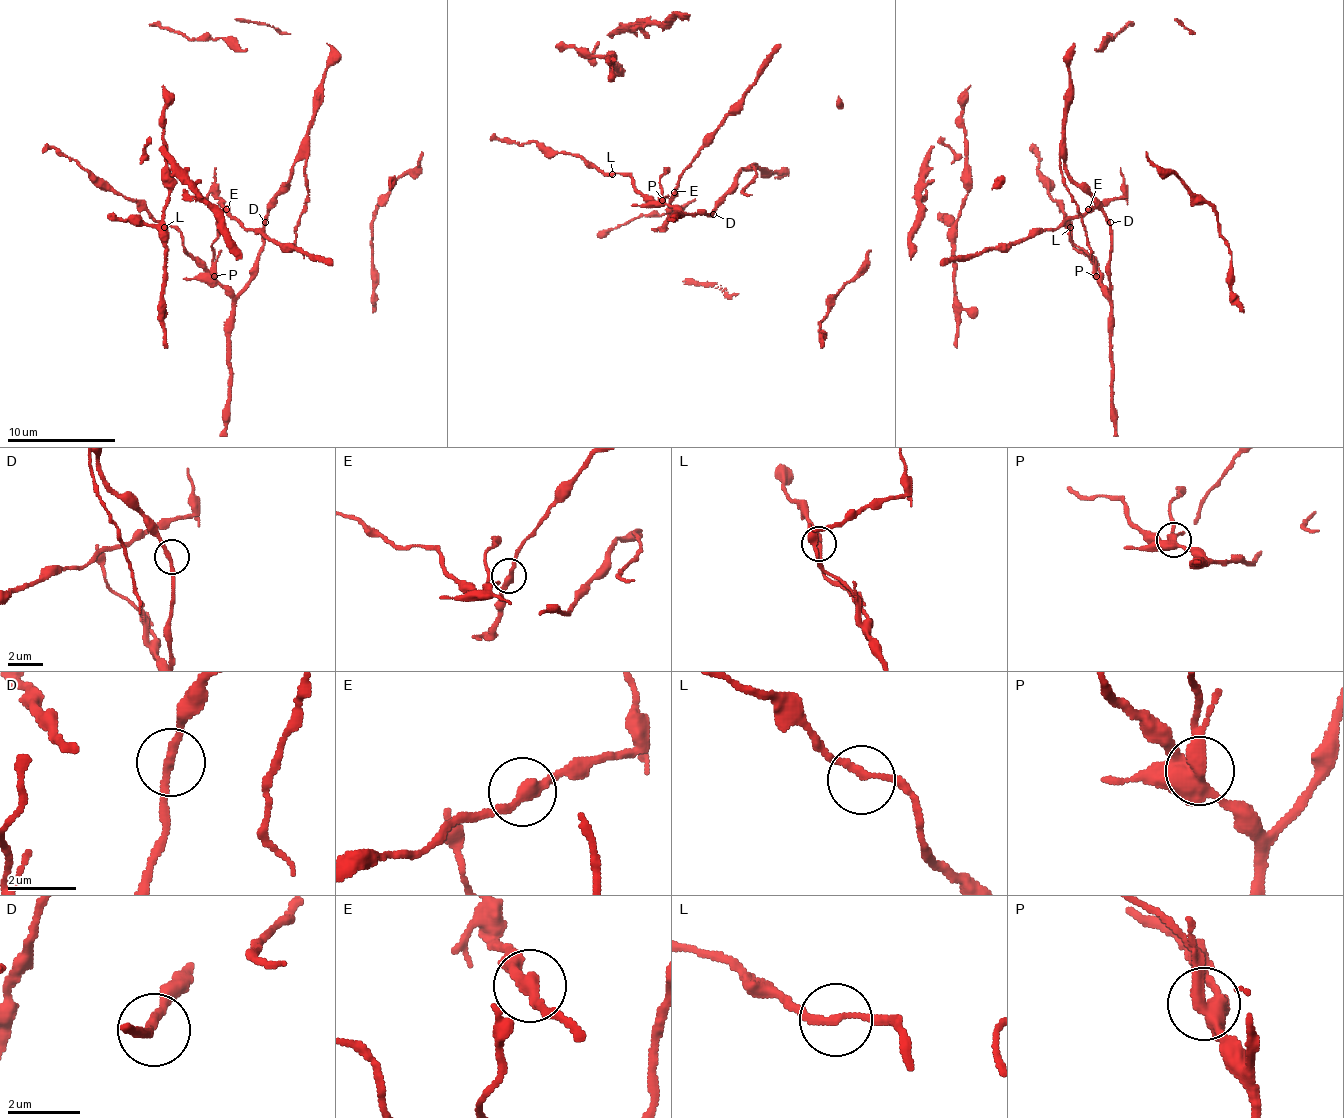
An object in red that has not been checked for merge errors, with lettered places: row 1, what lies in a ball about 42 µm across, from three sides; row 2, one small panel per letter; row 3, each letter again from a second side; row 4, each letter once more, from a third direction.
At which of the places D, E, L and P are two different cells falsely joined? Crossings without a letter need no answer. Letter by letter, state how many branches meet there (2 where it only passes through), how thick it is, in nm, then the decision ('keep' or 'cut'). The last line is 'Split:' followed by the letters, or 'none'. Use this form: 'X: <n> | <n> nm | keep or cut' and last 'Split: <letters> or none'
D: 2 | 220 nm | keep
E: 2 | 320 nm | keep
L: 2 | 180 nm | keep
P: 4 | 440 nm | cut
Split: P

